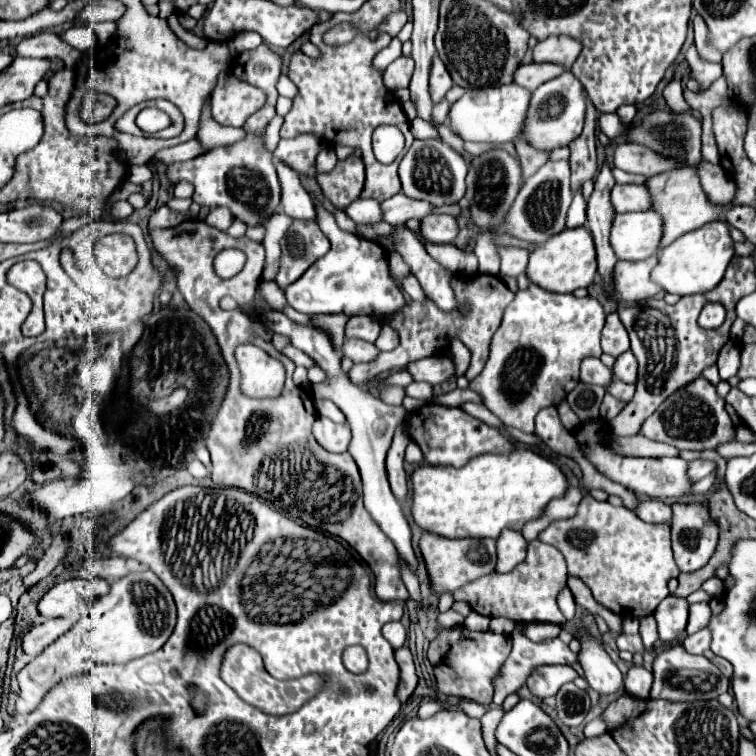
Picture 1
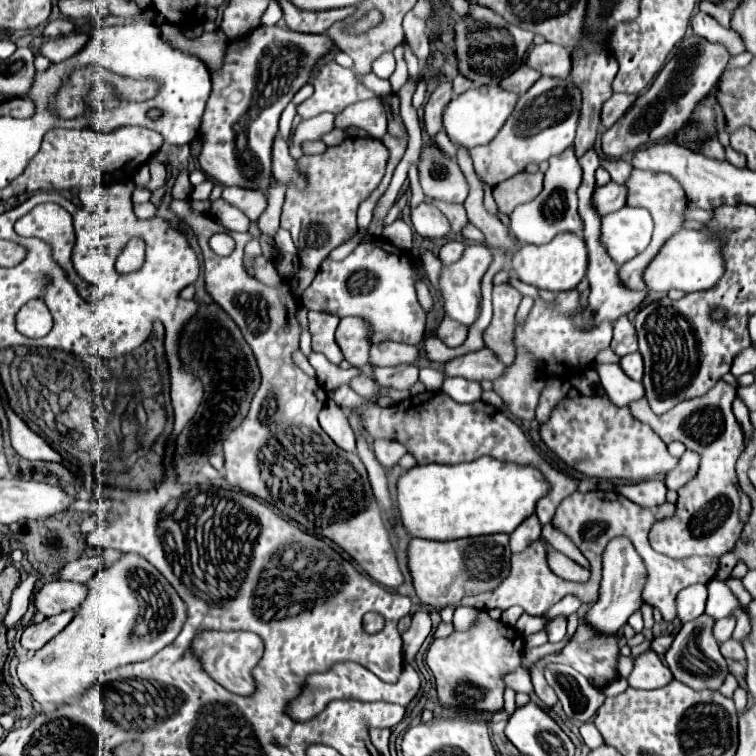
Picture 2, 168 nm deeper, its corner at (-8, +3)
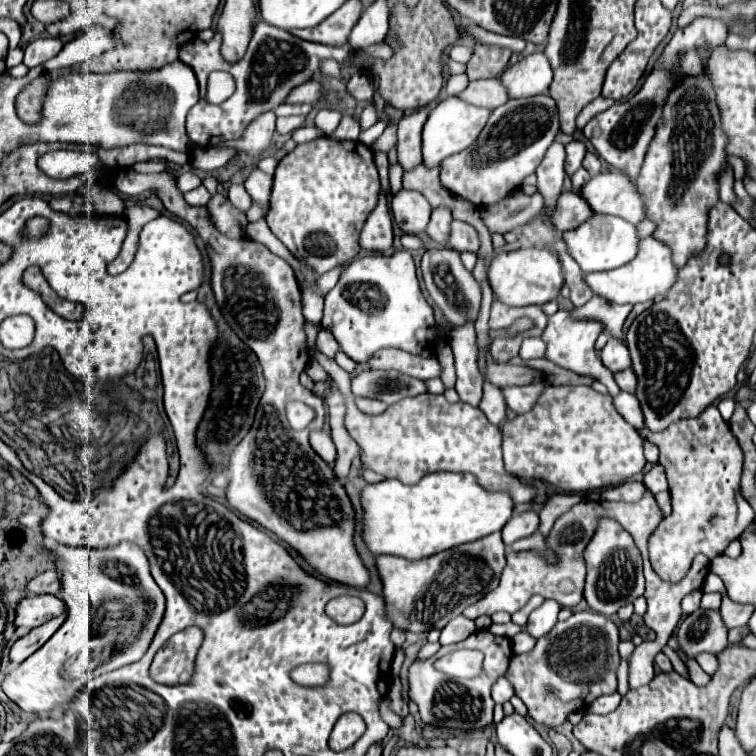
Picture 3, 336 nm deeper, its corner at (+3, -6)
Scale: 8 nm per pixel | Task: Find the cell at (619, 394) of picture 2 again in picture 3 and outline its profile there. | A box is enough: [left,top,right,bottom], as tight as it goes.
[615,393,645,429]

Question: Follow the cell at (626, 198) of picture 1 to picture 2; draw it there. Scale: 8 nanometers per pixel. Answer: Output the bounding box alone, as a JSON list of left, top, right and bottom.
[594,182,628,214]

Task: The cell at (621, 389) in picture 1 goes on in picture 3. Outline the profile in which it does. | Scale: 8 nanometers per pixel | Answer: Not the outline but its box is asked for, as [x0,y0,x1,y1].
[645,405,745,583]

